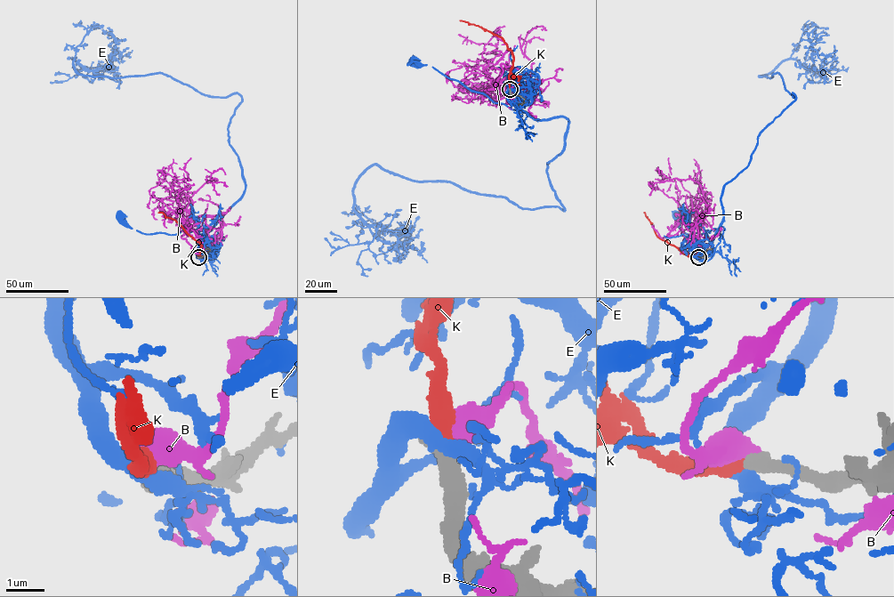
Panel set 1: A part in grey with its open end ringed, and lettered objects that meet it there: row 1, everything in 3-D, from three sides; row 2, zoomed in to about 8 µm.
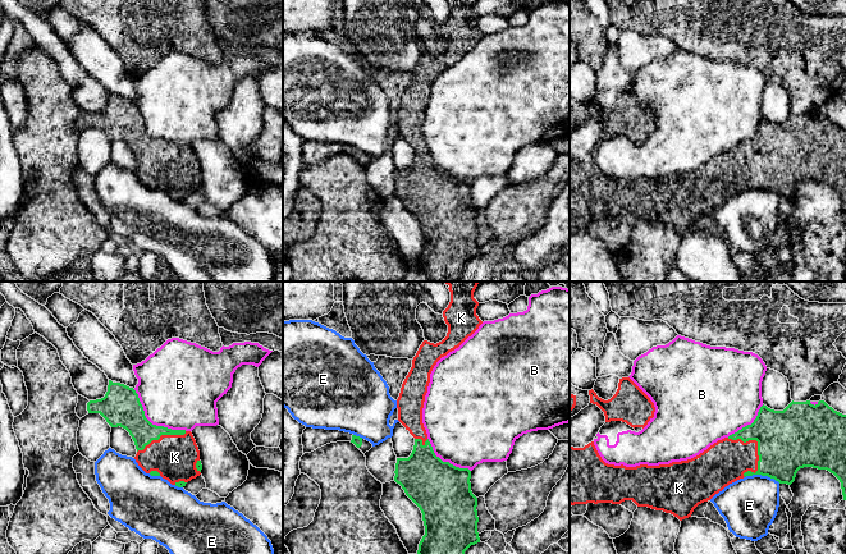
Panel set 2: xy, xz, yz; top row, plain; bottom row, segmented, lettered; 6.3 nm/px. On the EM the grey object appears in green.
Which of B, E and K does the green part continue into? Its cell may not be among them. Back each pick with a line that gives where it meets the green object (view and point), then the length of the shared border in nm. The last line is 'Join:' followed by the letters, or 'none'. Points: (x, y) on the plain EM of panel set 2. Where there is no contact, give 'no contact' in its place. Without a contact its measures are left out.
K: contact yz (758, 156); length 280 nm
Join: K

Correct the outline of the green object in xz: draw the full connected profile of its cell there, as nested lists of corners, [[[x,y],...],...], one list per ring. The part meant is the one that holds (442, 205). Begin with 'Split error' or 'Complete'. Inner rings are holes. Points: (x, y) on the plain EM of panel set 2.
Split error. [[[476,0],[448,3],[451,15],[443,24],[447,50],[436,58],[422,55],[397,113],[398,134],[415,151],[415,159],[408,171],[397,171],[394,194],[422,226],[425,248],[417,267],[431,281],[458,281],[465,265],[480,256],[477,211],[471,205],[471,184],[436,170],[422,137],[422,122],[434,79],[483,37],[476,28]]]

